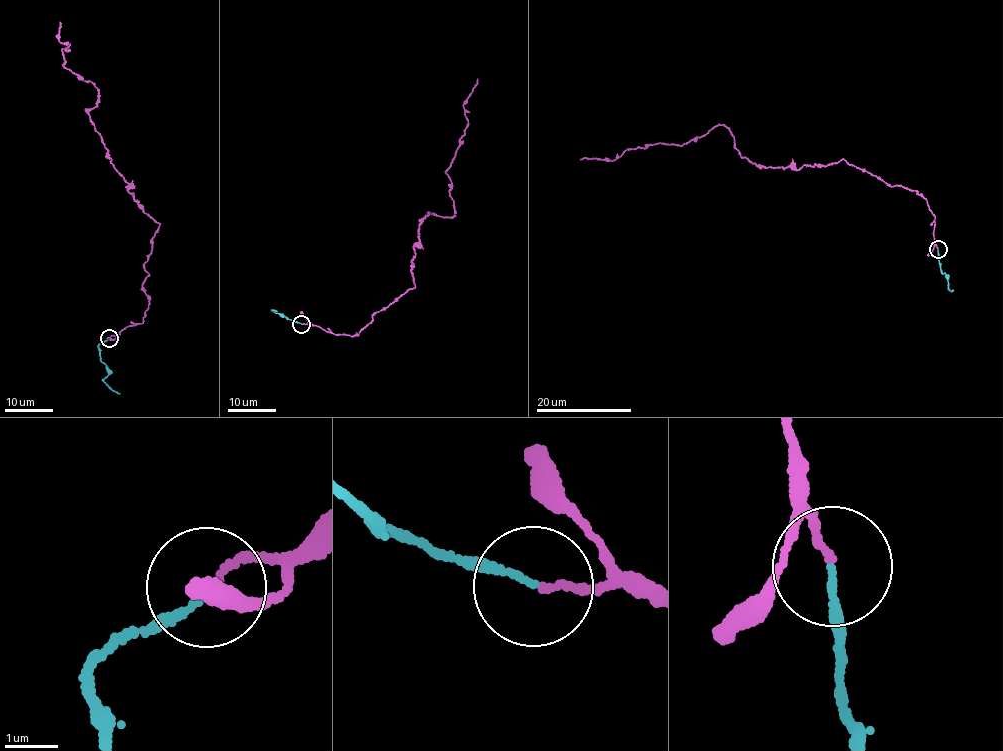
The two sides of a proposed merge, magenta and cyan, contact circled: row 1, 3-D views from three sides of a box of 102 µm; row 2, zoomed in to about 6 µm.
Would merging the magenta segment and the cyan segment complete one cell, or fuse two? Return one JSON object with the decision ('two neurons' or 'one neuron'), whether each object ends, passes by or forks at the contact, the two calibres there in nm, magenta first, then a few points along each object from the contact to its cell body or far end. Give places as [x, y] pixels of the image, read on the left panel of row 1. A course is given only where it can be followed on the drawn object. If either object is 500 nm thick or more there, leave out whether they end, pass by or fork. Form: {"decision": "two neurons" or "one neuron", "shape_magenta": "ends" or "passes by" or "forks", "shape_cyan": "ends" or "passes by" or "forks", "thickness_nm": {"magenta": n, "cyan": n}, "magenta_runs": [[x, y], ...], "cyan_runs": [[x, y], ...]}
{"decision": "one neuron", "shape_magenta": "ends", "shape_cyan": "ends", "thickness_nm": {"magenta": 130, "cyan": 130}, "magenta_runs": [[109, 338], [141, 323], [160, 223], [107, 157], [89, 112], [97, 88], [63, 65], [60, 22]], "cyan_runs": [[109, 338], [99, 345], [100, 358], [109, 374], [104, 382], [120, 394]]}

